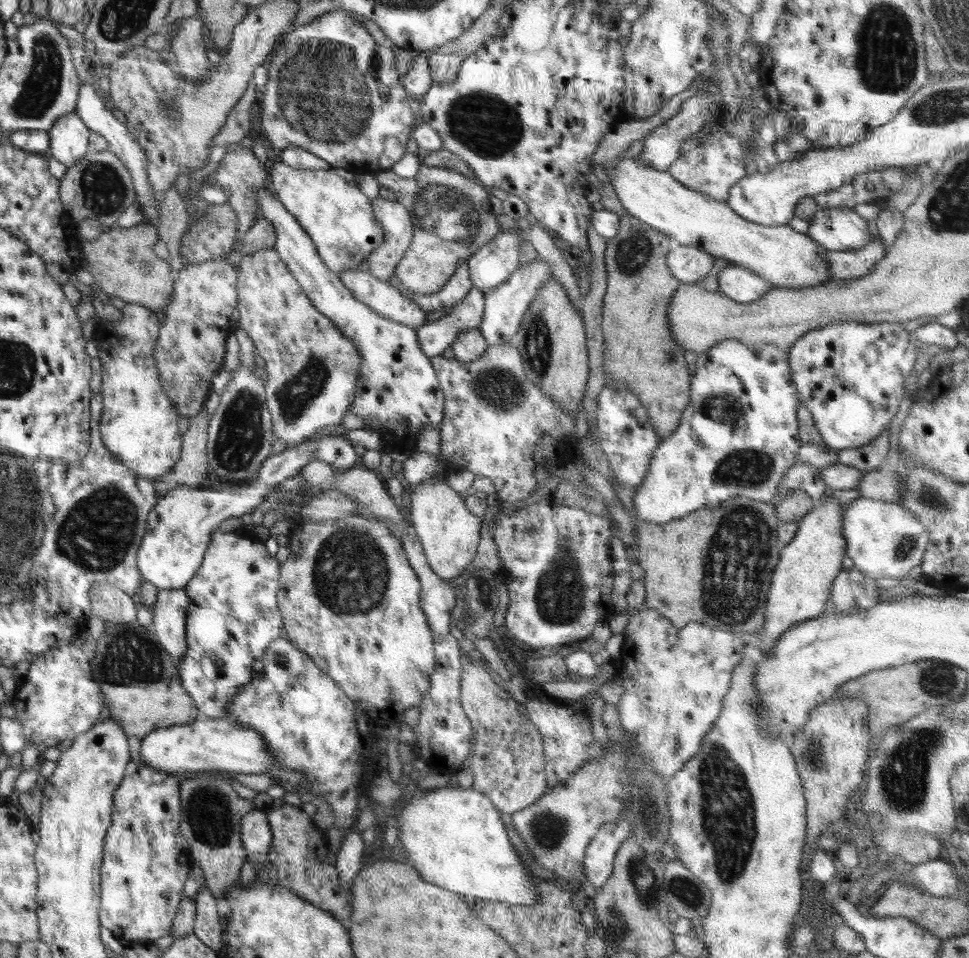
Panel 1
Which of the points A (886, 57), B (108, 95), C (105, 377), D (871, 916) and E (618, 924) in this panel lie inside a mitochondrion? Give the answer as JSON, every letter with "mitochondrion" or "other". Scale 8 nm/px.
{"A":"mitochondrion","B":"other","C":"other","D":"other","E":"mitochondrion"}

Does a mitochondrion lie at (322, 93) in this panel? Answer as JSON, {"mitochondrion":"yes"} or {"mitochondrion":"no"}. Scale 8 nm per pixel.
{"mitochondrion":"yes"}

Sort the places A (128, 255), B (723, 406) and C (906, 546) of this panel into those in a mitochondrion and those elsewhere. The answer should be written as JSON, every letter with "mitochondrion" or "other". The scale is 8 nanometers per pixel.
{"A":"other","B":"mitochondrion","C":"mitochondrion"}

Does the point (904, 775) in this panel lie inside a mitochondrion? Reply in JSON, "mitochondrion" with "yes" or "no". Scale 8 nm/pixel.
{"mitochondrion":"yes"}

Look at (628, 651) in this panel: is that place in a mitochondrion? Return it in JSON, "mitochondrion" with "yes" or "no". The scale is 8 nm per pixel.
{"mitochondrion":"no"}

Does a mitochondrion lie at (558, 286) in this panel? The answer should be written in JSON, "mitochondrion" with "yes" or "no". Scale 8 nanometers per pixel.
{"mitochondrion":"no"}

